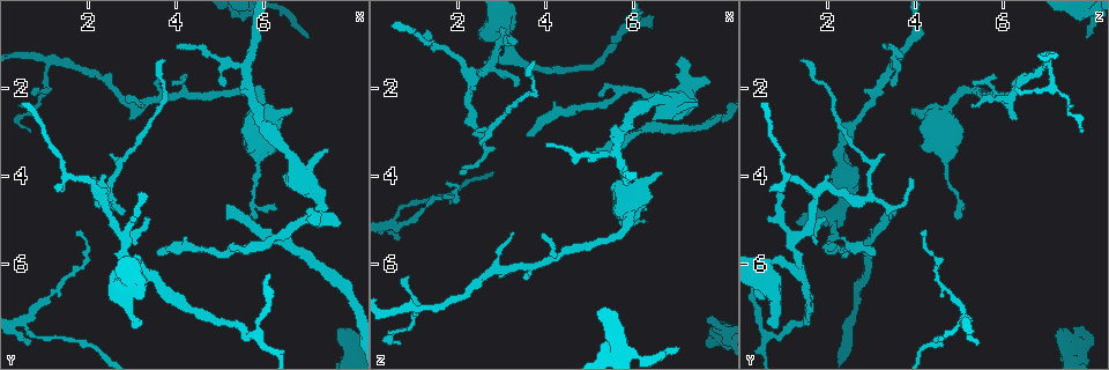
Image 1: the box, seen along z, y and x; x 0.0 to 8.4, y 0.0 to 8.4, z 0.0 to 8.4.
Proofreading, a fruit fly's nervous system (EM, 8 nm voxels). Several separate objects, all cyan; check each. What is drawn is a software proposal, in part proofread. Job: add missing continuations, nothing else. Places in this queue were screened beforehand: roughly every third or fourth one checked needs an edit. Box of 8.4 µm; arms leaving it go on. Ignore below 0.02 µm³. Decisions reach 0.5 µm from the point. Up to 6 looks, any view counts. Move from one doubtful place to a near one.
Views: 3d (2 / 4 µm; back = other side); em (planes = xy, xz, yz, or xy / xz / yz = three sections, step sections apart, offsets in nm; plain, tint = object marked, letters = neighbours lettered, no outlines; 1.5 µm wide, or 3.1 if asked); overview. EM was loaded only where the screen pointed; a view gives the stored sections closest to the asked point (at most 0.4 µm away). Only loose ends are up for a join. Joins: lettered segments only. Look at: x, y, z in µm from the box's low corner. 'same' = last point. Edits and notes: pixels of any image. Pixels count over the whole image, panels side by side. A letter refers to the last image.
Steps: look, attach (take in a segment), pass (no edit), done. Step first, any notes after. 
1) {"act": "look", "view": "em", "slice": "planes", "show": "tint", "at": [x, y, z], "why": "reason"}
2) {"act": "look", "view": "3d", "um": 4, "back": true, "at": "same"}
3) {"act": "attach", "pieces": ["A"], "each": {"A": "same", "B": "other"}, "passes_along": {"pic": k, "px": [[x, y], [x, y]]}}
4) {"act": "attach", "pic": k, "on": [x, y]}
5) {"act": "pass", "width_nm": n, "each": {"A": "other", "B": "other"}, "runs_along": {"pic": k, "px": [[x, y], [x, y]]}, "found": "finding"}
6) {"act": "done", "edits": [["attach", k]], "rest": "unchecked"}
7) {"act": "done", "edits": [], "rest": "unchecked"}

{"act": "look", "view": "3d", "um": 4, "at": [7.10, 5.00, 1.35], "why": "free end"}

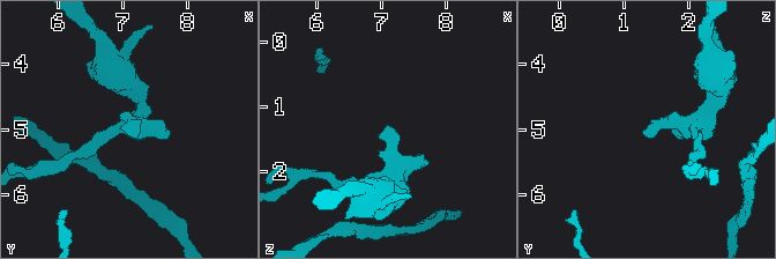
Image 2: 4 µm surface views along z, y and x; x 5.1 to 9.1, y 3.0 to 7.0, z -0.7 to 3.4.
{"act": "look", "view": "em", "slice": "yz", "step": 8, "show": "tint", "at": [7.05, 5.05, 1.30]}

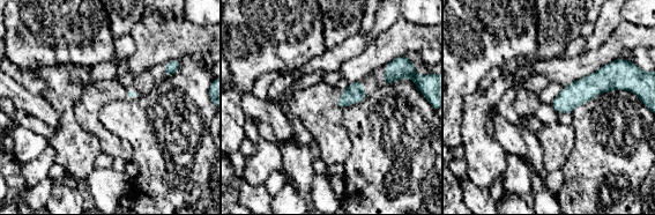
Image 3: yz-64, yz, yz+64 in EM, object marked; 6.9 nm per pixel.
{"act": "look", "view": "em", "slice": "planes", "show": "letters", "at": "same", "why": "cut it another way"}

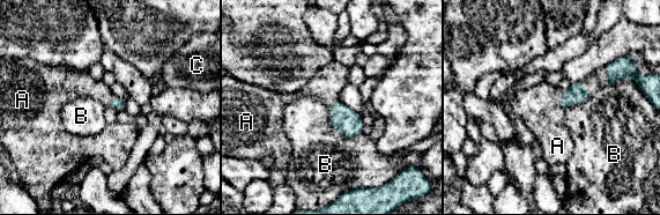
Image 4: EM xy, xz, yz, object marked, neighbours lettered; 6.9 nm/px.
{"act": "attach", "pieces": ["A"], "each": {"A": "same", "B": "other", "C": "other"}, "passes_along": {"pic": 4, "px": [[577, 93], [562, 98], [529, 104]]}, "found": "it goes on there"}

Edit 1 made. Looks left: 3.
{"act": "look", "view": "overview", "why": "see it whole again"}

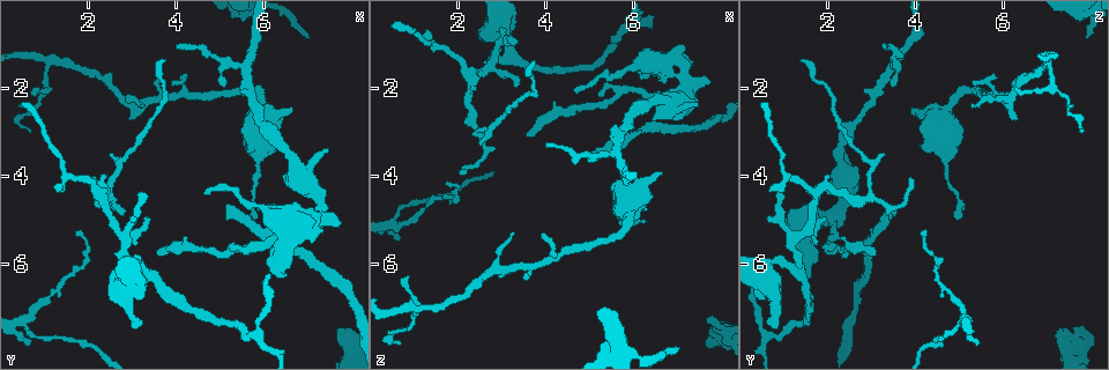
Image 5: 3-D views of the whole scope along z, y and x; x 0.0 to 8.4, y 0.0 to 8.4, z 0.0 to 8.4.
{"act": "look", "view": "3d", "um": 2, "back": true, "at": [5.15, 4.60, 3.45], "why": "long arm stops here"}

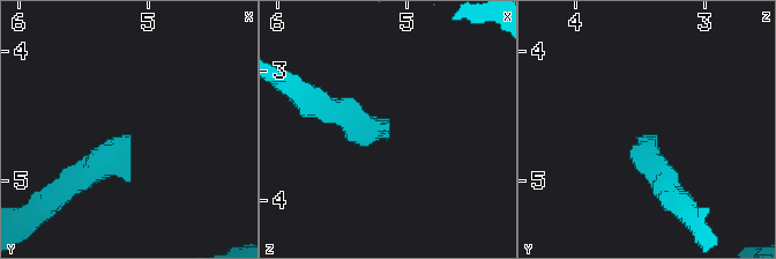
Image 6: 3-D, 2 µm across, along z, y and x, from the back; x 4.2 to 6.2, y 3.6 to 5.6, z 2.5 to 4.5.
{"act": "look", "view": "em", "slice": "planes", "show": "letters", "at": [5.14, 4.64, 3.46], "why": "shape alone is not enough"}

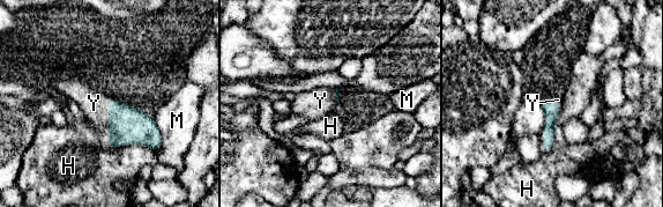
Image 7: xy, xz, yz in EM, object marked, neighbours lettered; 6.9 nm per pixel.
{"act": "attach", "pieces": ["Y"], "each": {"H": "other", "M": "other", "Y": "same"}, "found": "the neuron continues"}

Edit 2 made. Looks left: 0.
{"act": "done", "edits": [["attach", 4], ["attach", 7]], "rest": "unchecked"}

